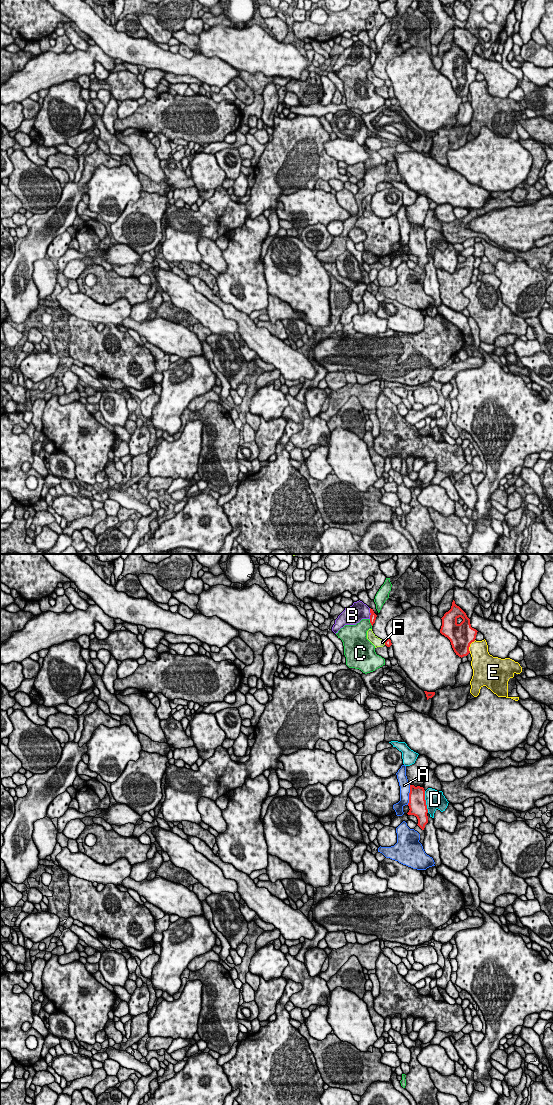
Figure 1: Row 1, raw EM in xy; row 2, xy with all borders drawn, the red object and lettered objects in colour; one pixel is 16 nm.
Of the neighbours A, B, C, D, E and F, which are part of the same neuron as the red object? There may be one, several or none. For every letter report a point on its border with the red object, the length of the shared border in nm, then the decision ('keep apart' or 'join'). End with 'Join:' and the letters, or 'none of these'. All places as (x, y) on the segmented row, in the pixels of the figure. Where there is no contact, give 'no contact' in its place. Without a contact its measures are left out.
A: meets red in xy at (409, 795); contact 320 nm long; keep apart
B: meets red in xy at (370, 612); contact 180 nm long; keep apart
C: meets red in xy at (370, 622); contact 120 nm long; keep apart
D: meets red in xy at (425, 802); contact 360 nm long; keep apart
E: meets red in xy at (469, 646); contact 240 nm long; keep apart
F: meets red in xy at (385, 642); contact 80 nm long; keep apart
Join: none of these

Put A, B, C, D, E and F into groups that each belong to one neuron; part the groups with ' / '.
A / B / C / D / E / F

